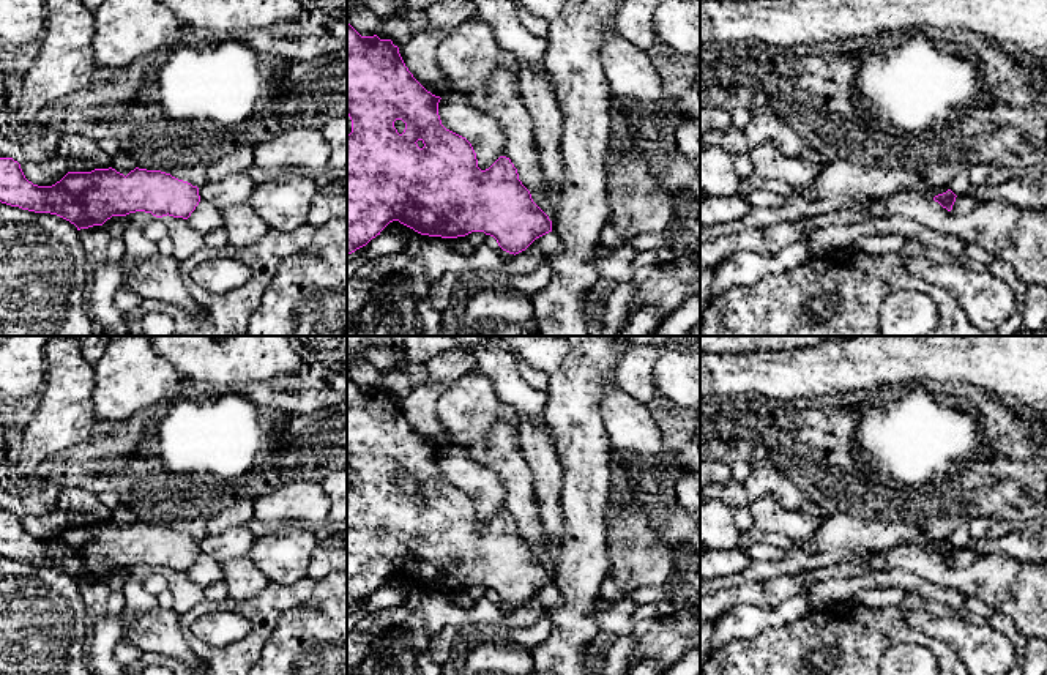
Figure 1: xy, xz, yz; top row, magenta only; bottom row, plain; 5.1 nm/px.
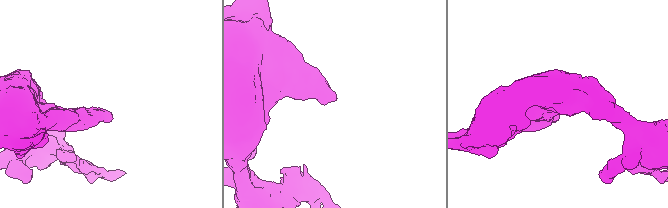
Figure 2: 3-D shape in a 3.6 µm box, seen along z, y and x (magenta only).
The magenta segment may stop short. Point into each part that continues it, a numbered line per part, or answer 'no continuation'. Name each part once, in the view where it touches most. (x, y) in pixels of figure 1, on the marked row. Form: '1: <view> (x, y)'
no continuation

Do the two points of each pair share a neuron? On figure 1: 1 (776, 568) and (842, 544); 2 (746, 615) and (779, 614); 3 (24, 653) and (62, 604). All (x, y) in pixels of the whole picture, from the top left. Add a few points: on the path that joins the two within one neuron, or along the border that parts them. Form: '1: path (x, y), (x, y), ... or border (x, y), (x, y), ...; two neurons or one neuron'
1: path (792, 562), (815, 548), (827, 546); one neuron
2: path (754, 617), (771, 617); one neuron
3: path (26, 641), (49, 617); one neuron

